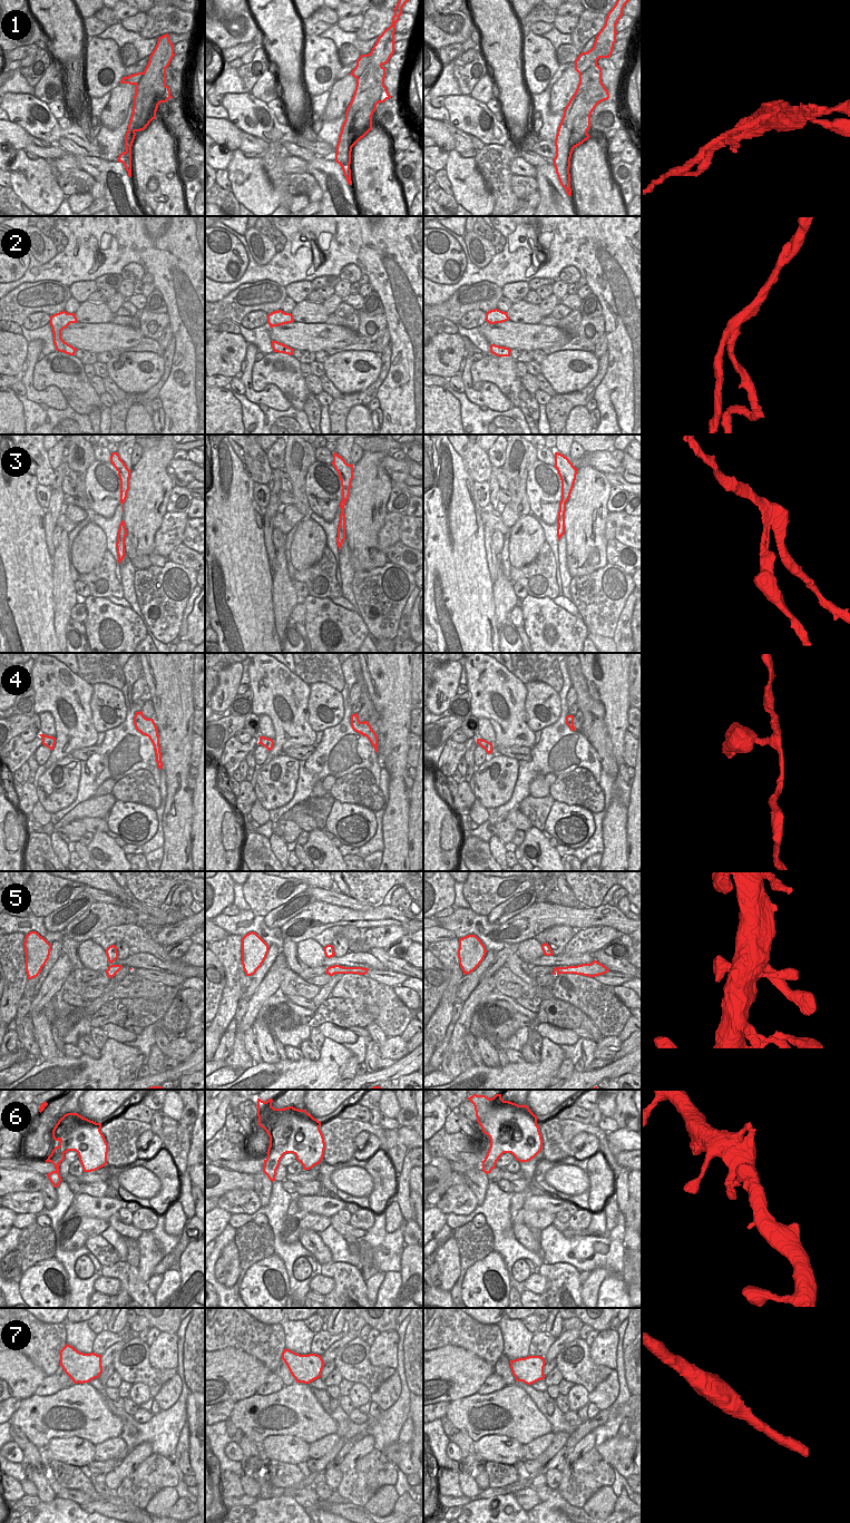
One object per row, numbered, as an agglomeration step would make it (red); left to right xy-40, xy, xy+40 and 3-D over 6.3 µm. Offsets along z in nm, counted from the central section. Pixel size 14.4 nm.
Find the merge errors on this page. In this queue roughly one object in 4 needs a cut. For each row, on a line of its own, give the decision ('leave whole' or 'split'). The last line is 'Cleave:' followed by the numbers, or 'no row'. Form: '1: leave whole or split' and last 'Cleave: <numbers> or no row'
1: split
2: leave whole
3: split
4: leave whole
5: leave whole
6: leave whole
7: leave whole
Cleave: 1, 3

